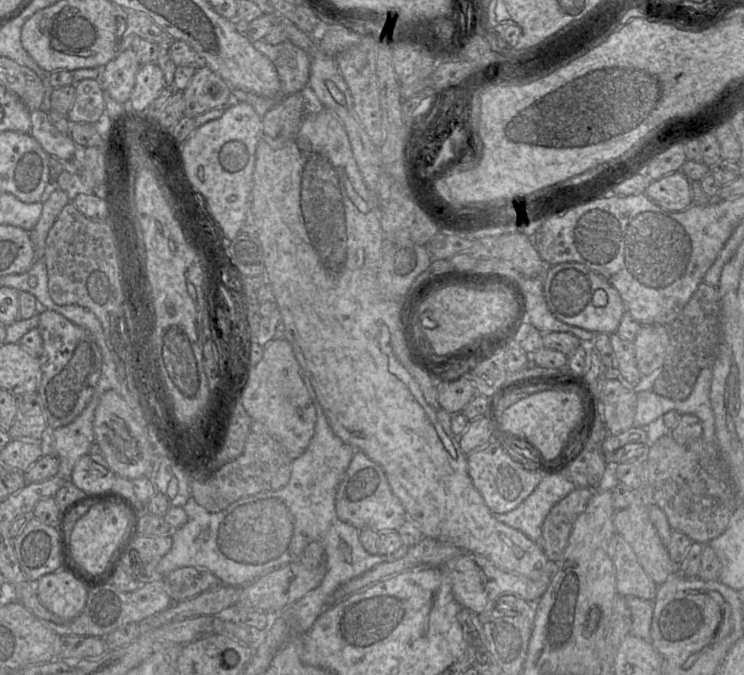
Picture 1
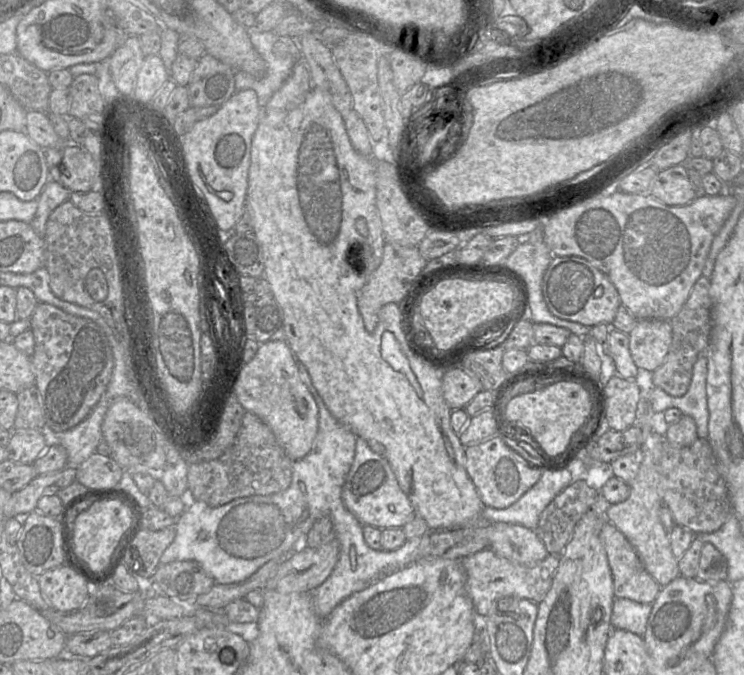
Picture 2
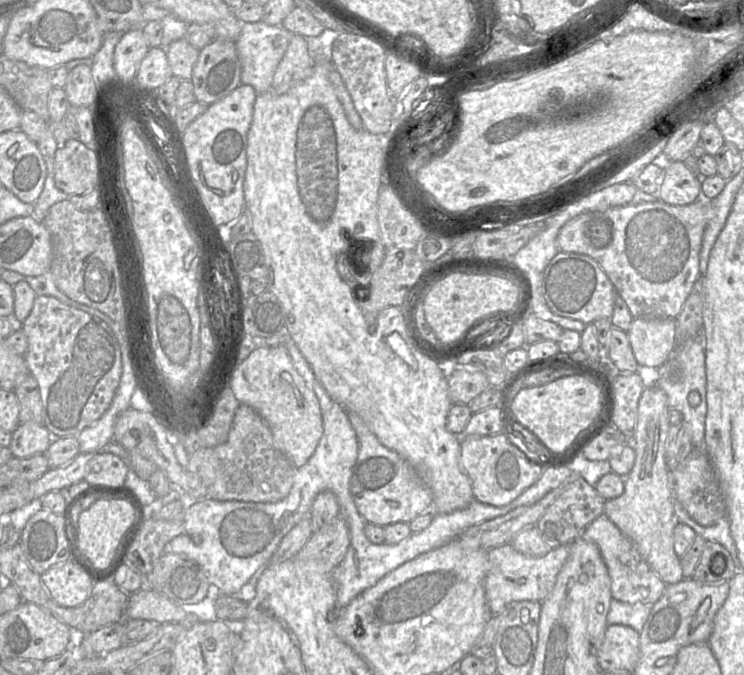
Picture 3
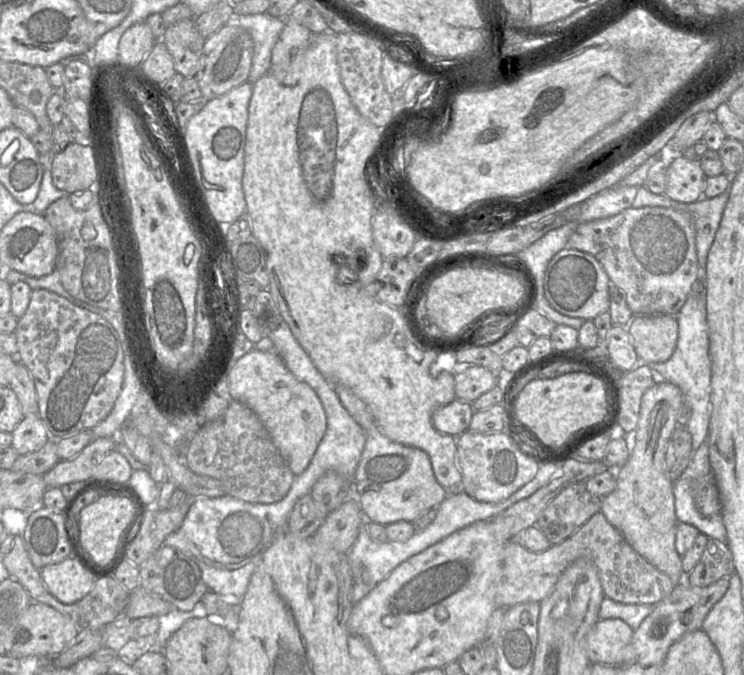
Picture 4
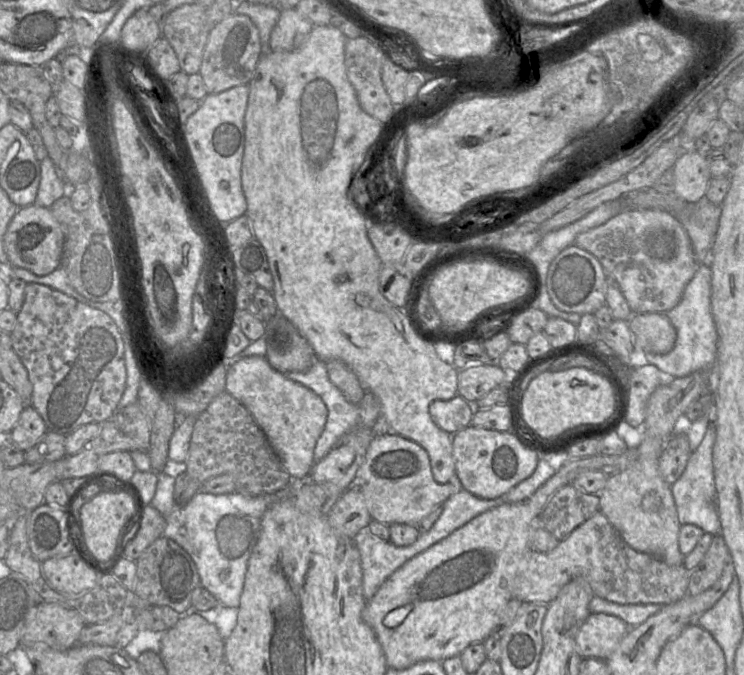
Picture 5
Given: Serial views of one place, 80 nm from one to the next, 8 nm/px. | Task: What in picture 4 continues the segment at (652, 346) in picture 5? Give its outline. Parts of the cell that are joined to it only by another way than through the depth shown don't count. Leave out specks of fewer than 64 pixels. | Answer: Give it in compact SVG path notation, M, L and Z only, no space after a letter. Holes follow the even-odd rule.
M634 315L627 331L637 357L647 364L667 361L677 344L678 323L675 315Z

